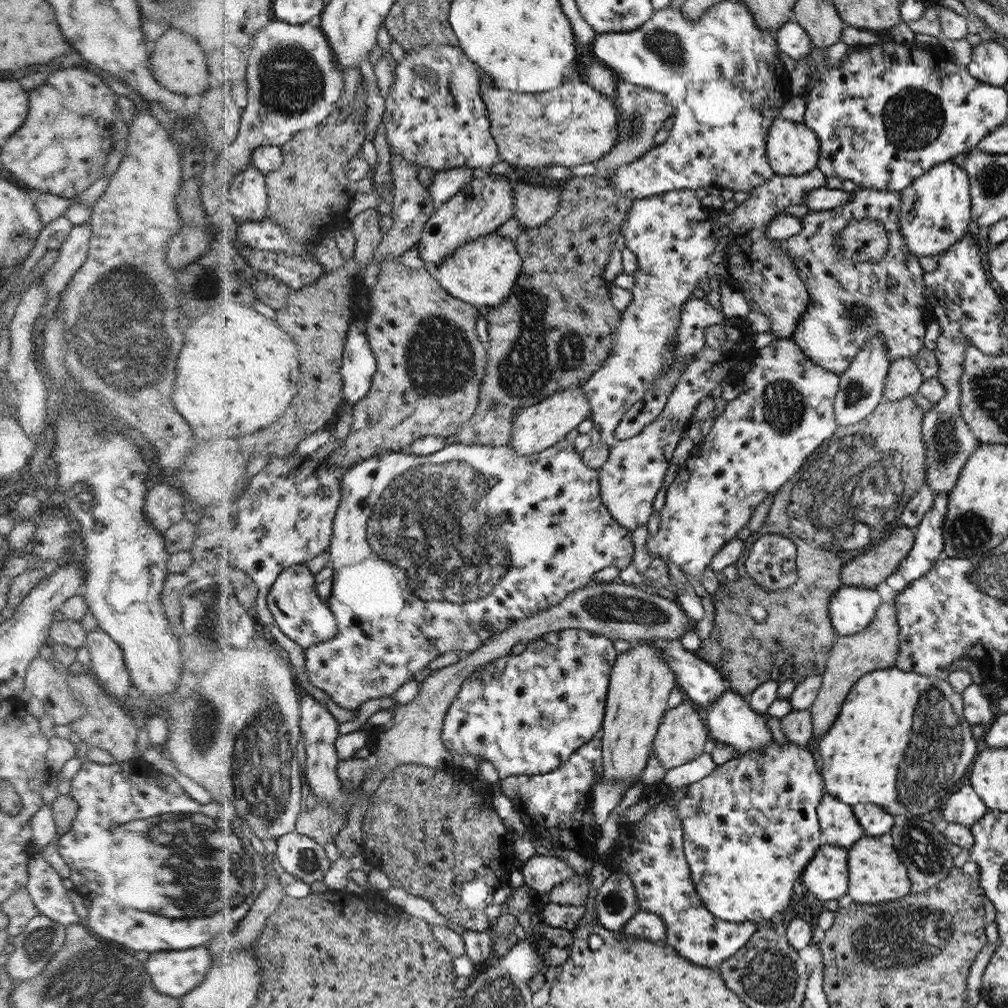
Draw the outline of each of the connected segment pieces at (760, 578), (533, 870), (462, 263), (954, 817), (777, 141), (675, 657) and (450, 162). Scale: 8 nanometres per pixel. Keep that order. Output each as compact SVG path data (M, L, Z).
M764 535L754 543L745 565L746 572L760 586L787 588L798 578L796 545L785 535Z
M534 855L520 866L524 882L535 890L537 898L544 898L551 890L575 874L573 866L555 855Z
M497 232L484 235L468 242L456 253L450 255L440 267L434 270L434 276L447 287L456 298L472 303L472 306L502 305L518 284L522 273L523 260L519 255L516 243L507 236L498 235Z
M966 784L948 798L941 810L942 819L948 823L972 827L974 822L980 820L988 812L988 808L972 787Z
M780 114L775 118L766 141L767 158L775 174L800 176L818 168L821 143L815 131L803 122L792 122Z
M679 640L655 643L655 647L661 650L664 658L667 659L668 666L676 674L676 682L680 684L680 689L685 694L687 701L693 701L706 708L708 705L712 705L716 699L720 699L728 690L728 684L721 673L696 656L694 651L686 650Z
M425 44L414 52L408 52L407 57L398 64L395 74L396 79L390 88L390 97L386 99L386 112L383 114L391 150L403 154L409 161L413 162L416 168L426 167L427 169L434 170L436 173L463 166L491 168L491 166L498 161L499 149L495 142L494 135L491 133L491 119L488 115L486 102L483 101L482 97L482 71L468 58L466 51L461 46L452 46L451 44L447 44L446 46Z

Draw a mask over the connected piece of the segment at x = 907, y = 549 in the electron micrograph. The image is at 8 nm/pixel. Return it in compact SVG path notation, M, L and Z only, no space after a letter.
M902 526L878 546L848 561L841 570L844 586L884 588L887 578L904 563L915 544L914 529Z

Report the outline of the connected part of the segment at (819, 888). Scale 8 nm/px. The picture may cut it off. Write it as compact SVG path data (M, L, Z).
M825 844L806 866L799 888L825 903L847 894L848 885L847 850Z

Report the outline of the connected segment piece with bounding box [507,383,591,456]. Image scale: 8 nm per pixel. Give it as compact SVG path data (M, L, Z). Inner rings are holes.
M583 383L568 390L561 390L548 397L546 401L539 402L538 405L516 410L511 441L508 441L507 445L515 447L515 450L524 456L542 452L563 441L568 432L588 418L590 412L590 395L583 390Z

